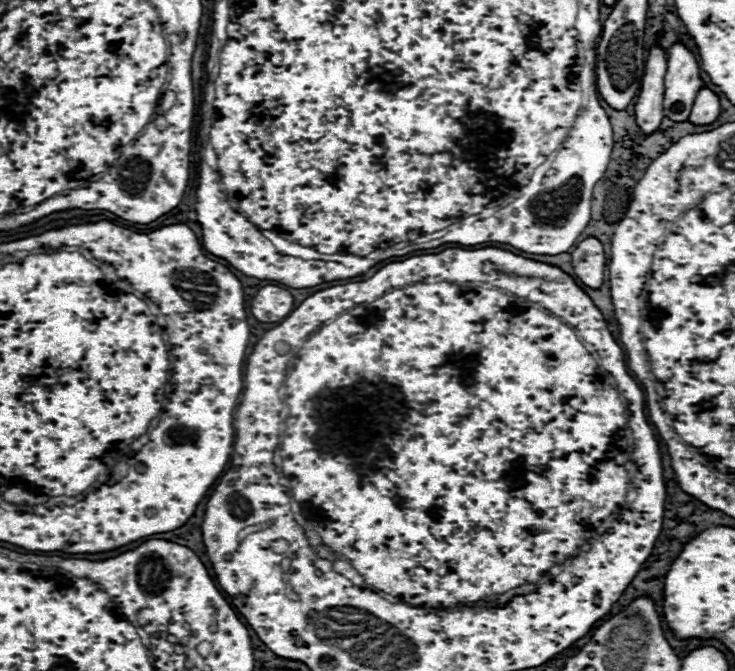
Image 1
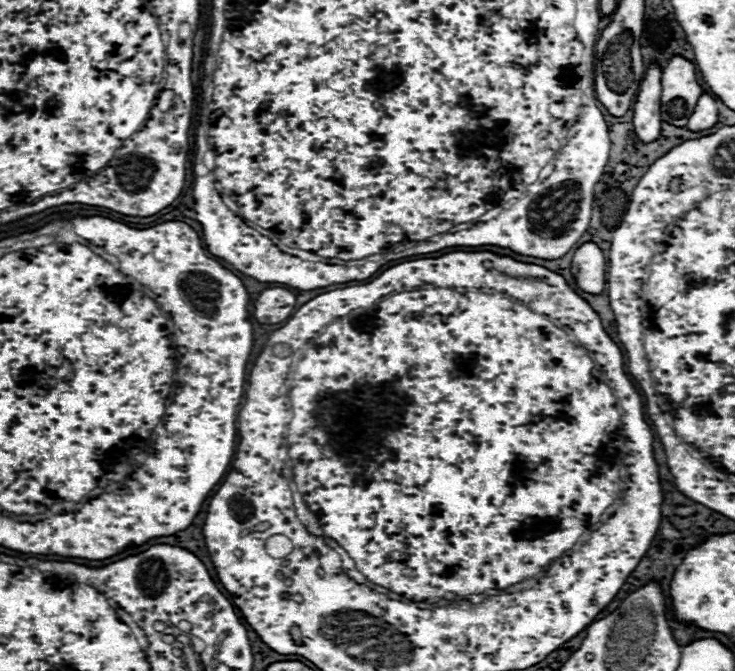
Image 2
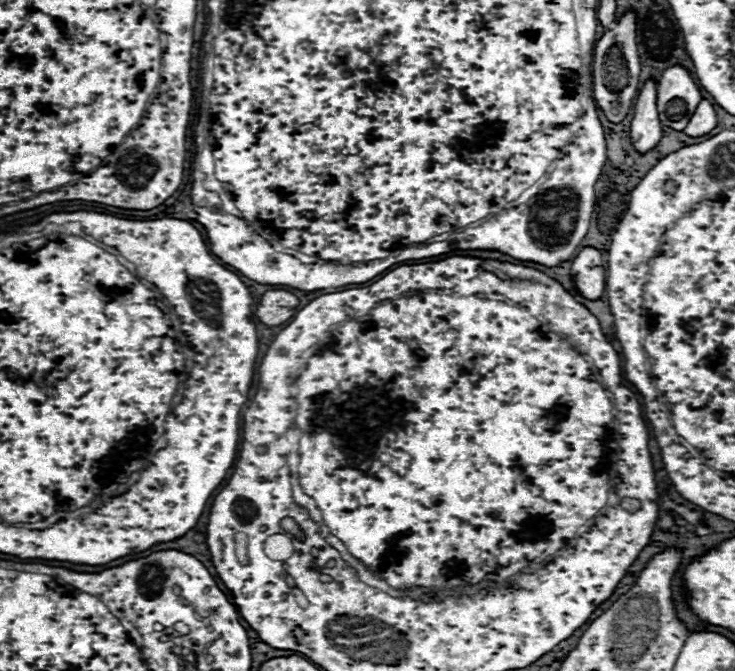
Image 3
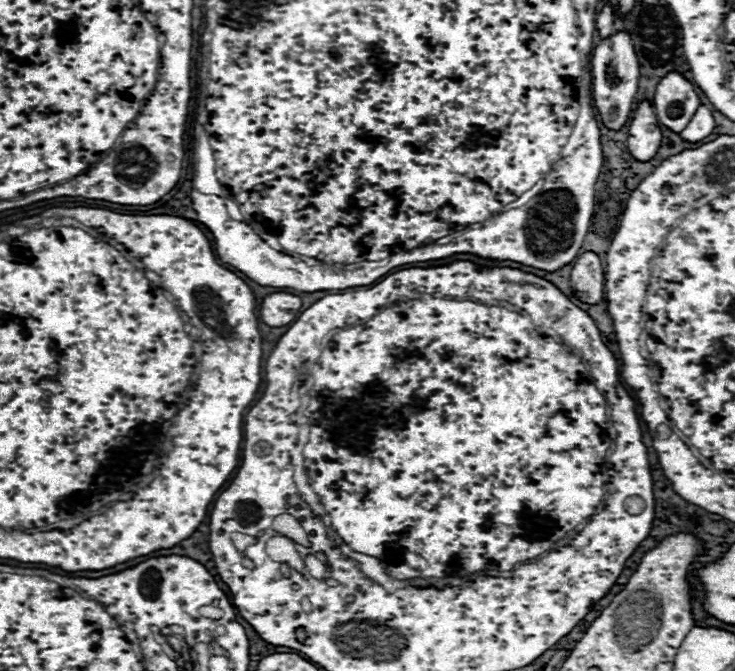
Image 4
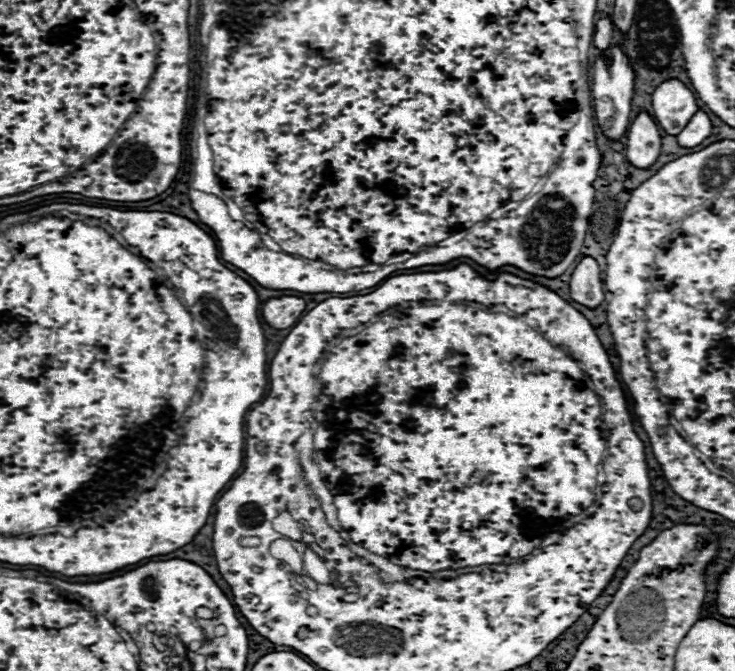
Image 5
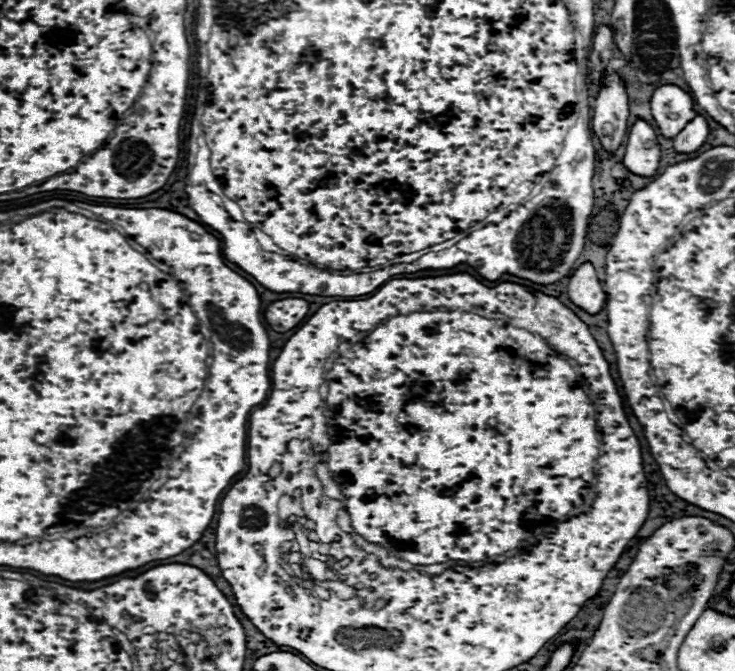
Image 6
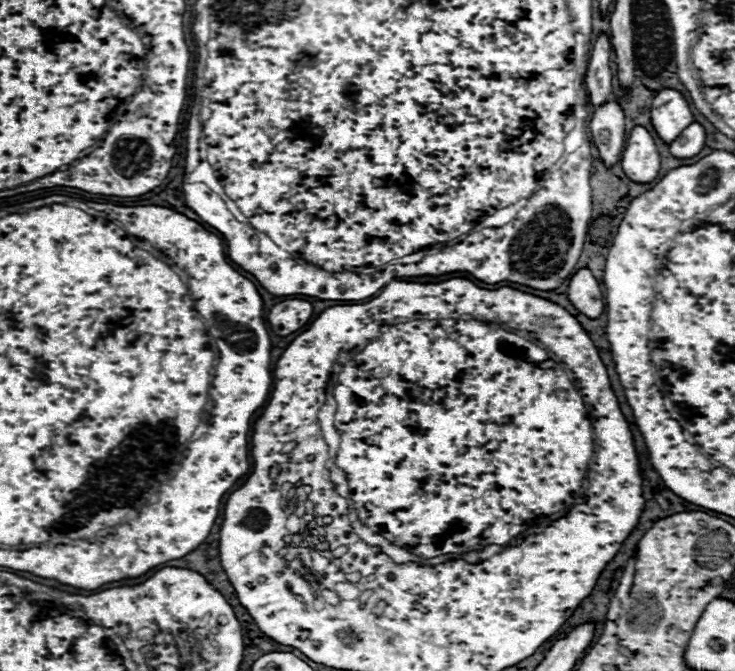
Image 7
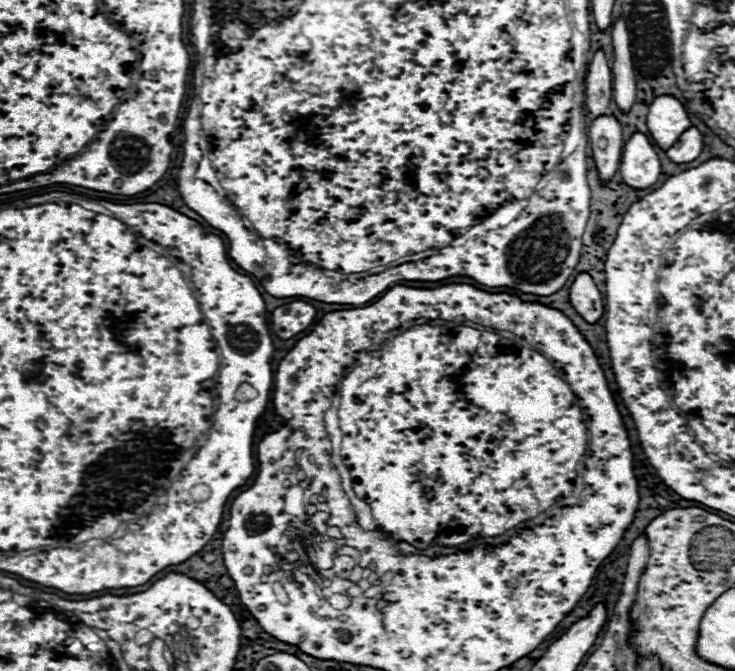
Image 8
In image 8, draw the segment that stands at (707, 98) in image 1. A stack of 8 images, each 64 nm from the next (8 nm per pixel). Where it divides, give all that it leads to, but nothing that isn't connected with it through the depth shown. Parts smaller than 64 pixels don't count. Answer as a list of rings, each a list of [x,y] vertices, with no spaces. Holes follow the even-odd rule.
[[[692,126],[678,138],[678,142],[666,154],[674,164],[688,164],[696,160],[700,152],[702,152],[702,134],[698,132],[698,128]]]

